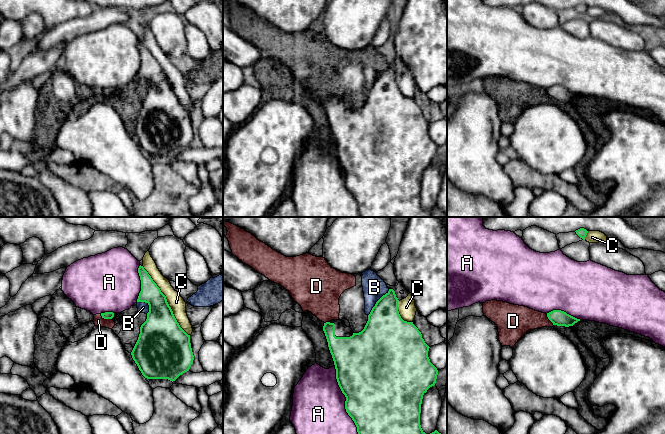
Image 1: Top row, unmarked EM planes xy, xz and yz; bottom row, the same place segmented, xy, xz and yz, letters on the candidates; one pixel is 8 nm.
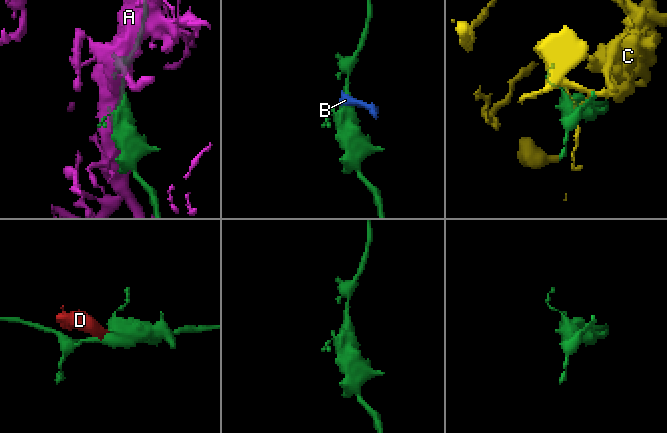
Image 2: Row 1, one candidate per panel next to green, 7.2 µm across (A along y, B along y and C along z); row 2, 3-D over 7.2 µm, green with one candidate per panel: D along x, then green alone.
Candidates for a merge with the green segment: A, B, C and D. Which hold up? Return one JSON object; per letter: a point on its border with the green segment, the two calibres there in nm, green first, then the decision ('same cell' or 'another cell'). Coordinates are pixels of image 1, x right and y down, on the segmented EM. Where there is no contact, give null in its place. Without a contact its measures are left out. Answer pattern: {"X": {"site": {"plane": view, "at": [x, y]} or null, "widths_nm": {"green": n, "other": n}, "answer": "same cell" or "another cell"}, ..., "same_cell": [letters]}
{"A": {"site": {"plane": "xz", "at": [346, 400]}, "widths_nm": {"green": 500, "other": 420}, "answer": "another cell"}, "B": {"site": {"plane": "xz", "at": [376, 302]}, "widths_nm": {"green": 340, "other": 180}, "answer": "another cell"}, "C": {"site": {"plane": "xy", "at": [166, 301]}, "widths_nm": {"green": 300, "other": 120}, "answer": "another cell"}, "D": {"site": {"plane": "xy", "at": [106, 318]}, "widths_nm": {"green": 60, "other": 80}, "answer": "another cell"}, "same_cell": []}

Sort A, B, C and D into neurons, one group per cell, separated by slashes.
A / B D / C

